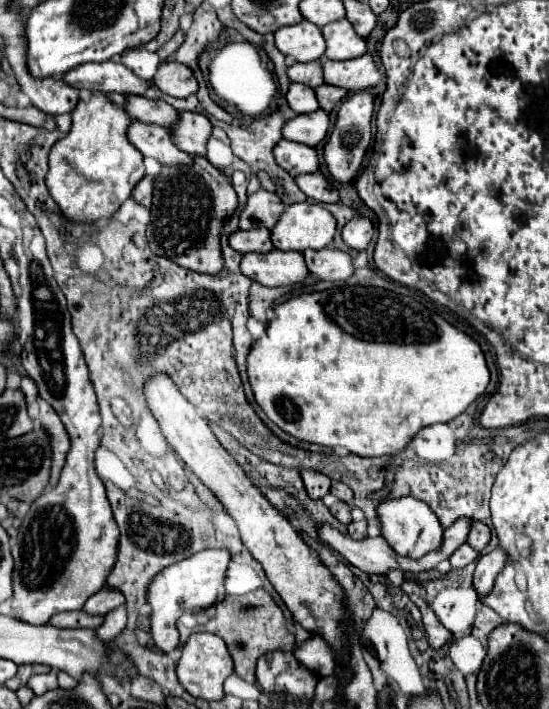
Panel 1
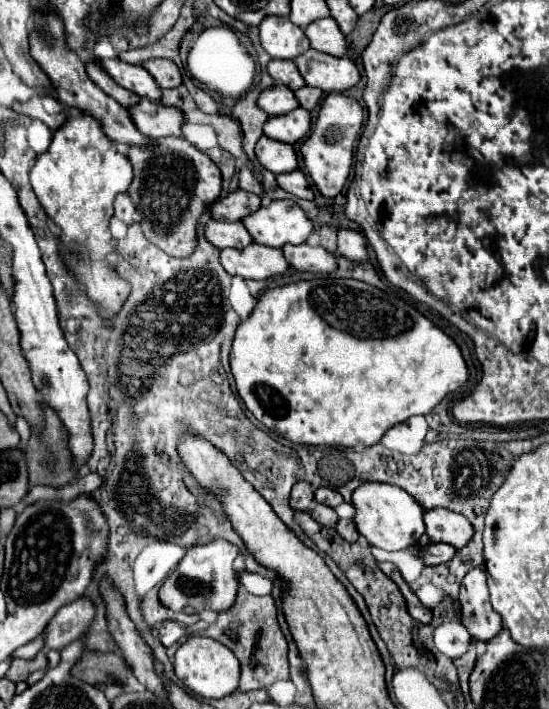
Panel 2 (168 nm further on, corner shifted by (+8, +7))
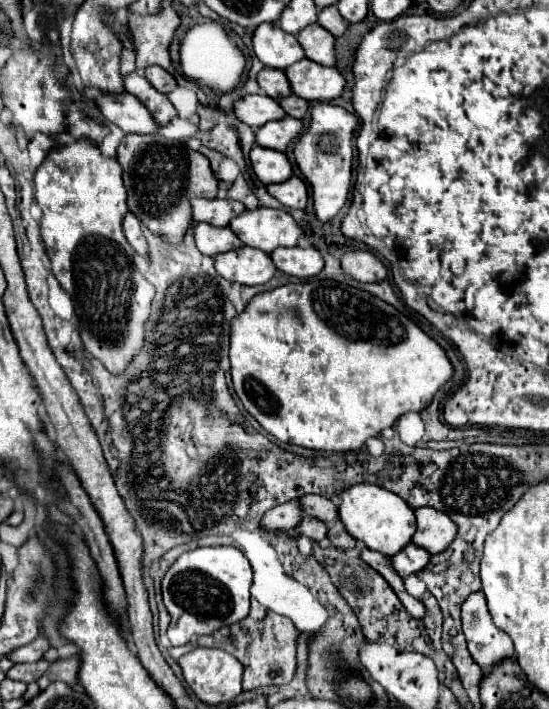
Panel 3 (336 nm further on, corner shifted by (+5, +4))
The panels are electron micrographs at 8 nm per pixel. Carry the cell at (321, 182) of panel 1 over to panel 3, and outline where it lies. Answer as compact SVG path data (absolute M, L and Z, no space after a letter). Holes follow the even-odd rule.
M292 176L292 178L288 178L286 182L278 182L278 184L268 184L266 186L268 188L268 192L276 198L276 200L280 200L284 206L288 206L288 208L306 208L306 204L308 204L308 190L306 190L306 184L300 180L300 178L296 178L296 176Z

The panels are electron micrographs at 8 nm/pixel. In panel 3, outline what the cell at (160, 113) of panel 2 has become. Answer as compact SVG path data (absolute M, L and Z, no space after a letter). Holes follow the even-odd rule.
M98 94L96 102L102 110L102 116L106 122L116 124L124 132L136 132L136 134L154 134L160 132L158 122L154 122L154 116L148 112L138 98L132 94L120 94L120 96L108 96Z

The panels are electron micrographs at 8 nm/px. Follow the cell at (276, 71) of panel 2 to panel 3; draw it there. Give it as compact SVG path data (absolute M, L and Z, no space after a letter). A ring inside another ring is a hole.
M264 68L258 74L258 84L260 88L272 96L272 98L284 98L290 96L290 82L286 82L286 74L284 70L276 70L276 68Z

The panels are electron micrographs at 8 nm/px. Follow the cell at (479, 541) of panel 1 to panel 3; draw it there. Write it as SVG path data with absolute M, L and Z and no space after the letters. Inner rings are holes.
M426 506L418 508L414 514L418 528L412 542L416 546L426 548L430 554L444 552L450 546L450 542L454 542L454 538L458 536L458 526L454 526L450 516L444 512Z

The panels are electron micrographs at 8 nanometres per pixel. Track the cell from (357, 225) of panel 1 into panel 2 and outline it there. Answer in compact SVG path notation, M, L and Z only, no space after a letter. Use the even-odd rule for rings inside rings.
M339 229L337 235L337 251L353 261L353 263L365 263L369 261L369 251L367 251L367 239L357 233L357 231L349 231L349 229Z

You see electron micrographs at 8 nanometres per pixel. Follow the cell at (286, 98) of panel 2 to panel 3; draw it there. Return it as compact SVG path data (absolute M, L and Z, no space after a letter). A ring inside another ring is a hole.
M252 94L238 98L234 102L234 112L242 122L252 128L260 128L270 120L280 120L286 116L282 106L278 106L278 100L270 98L268 94Z

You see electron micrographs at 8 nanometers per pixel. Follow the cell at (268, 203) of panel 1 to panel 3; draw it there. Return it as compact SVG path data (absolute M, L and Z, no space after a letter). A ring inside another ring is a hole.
M192 200L192 218L194 222L208 222L212 226L228 226L232 218L246 212L246 206L236 200Z

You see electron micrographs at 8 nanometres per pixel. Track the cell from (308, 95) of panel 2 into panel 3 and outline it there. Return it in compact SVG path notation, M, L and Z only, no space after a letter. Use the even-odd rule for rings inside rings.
M296 94L286 96L286 98L280 98L278 102L286 110L286 114L292 116L292 118L304 118L304 114L306 114L306 110L310 106L310 102L306 102L304 98L298 98Z

